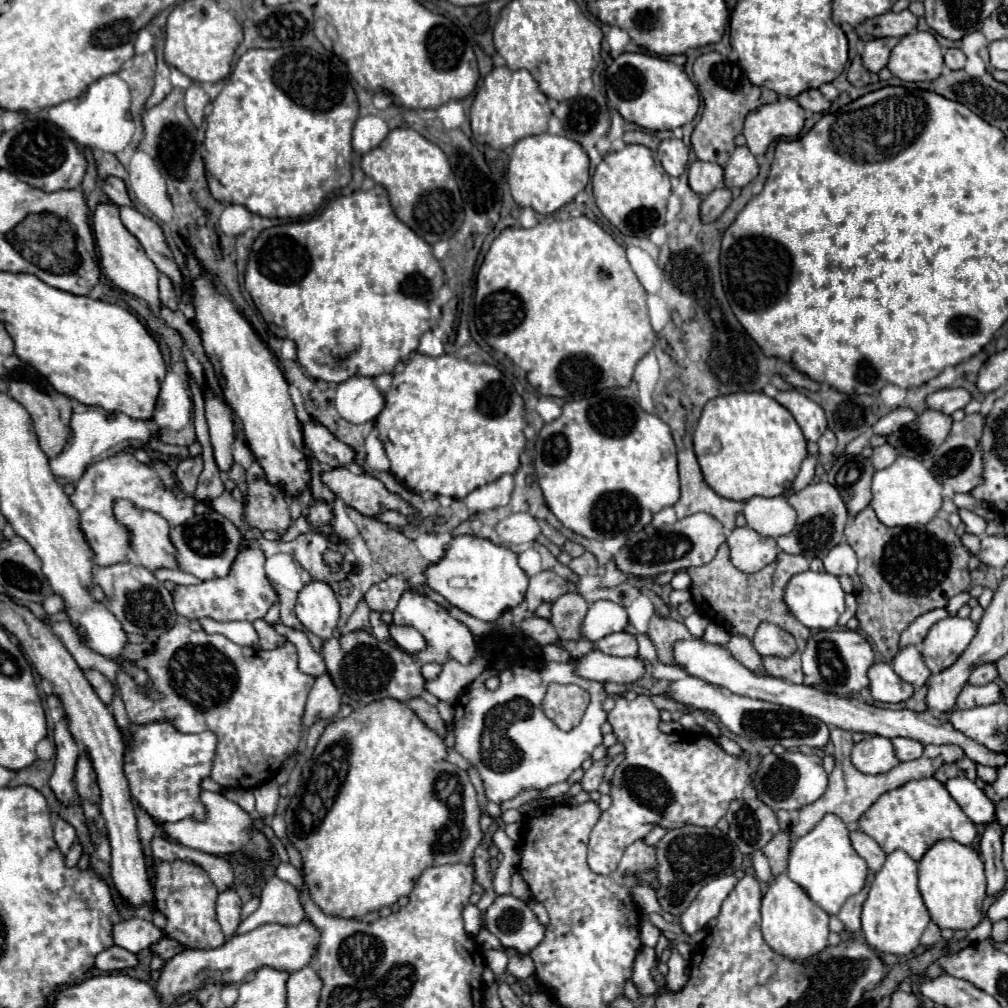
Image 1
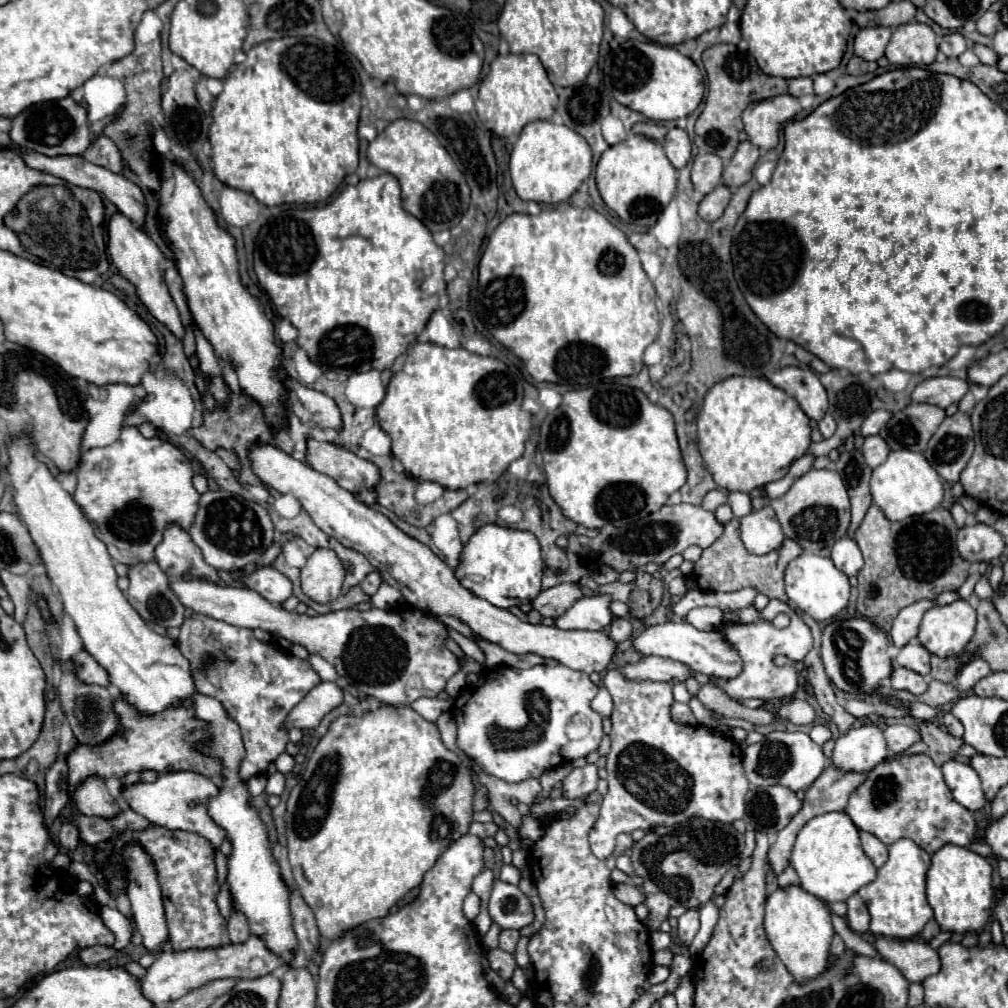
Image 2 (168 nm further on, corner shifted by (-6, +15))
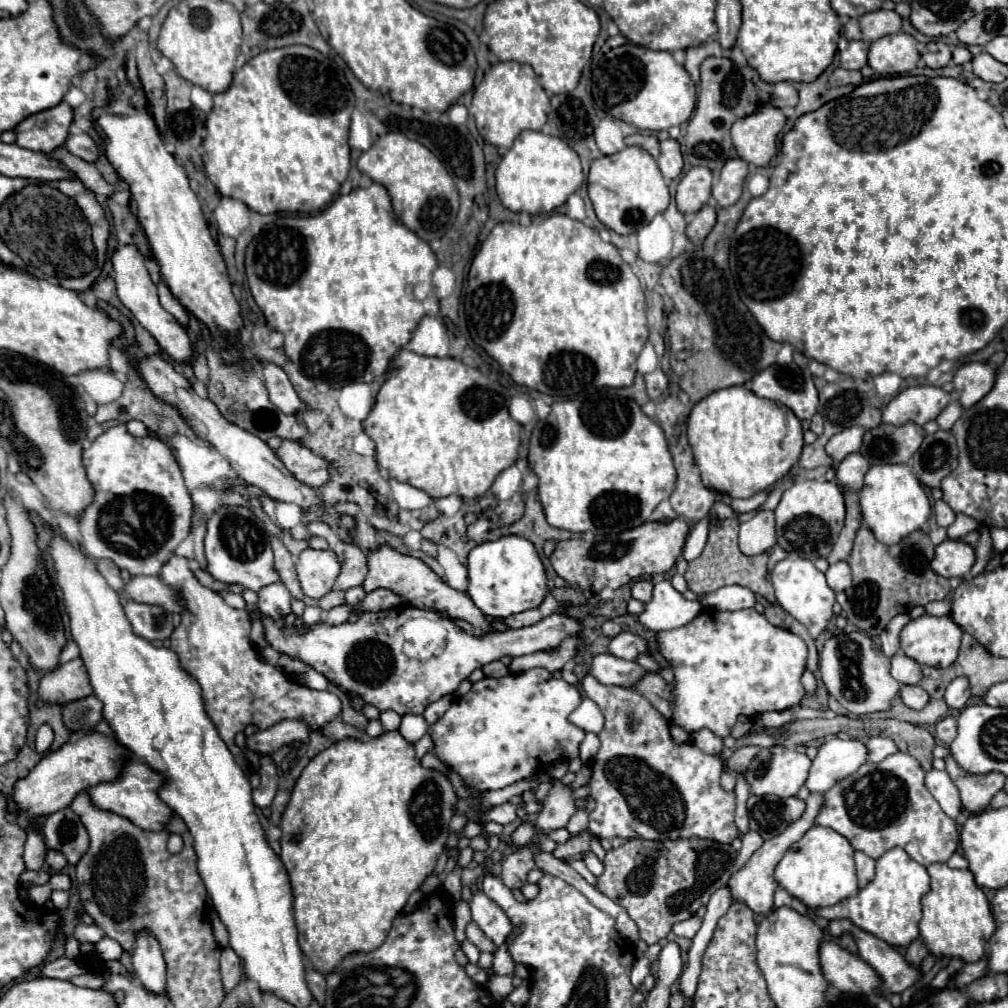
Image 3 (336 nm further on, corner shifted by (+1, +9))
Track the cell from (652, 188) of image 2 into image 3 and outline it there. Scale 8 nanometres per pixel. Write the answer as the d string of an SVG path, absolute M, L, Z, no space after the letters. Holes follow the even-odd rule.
M625 147L623 151L599 157L591 163L587 191L597 213L597 219L619 235L629 235L647 225L655 215L669 205L669 187L655 159L641 147Z

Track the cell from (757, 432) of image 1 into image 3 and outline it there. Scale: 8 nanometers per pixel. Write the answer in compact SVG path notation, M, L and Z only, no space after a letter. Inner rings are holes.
M743 385L719 389L701 399L689 415L687 437L693 449L695 463L701 471L703 485L717 493L727 493L733 499L751 497L759 491L769 489L775 481L779 481L791 471L791 467L799 461L803 449L803 429L795 413L771 399L759 399L753 391L745 389Z

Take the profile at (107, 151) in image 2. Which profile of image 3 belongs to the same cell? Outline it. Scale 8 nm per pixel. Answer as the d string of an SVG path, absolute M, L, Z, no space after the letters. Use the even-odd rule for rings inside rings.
M81 133L81 135L69 135L67 141L65 141L65 149L85 161L95 161L99 151L97 151L97 145L95 141L87 135L87 133Z

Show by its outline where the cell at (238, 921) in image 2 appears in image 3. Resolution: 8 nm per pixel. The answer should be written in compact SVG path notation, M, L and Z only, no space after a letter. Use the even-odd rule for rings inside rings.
M231 947L223 949L221 951L221 979L223 979L225 993L231 993L237 987L237 983L241 981L241 973L243 973L241 963L235 951Z

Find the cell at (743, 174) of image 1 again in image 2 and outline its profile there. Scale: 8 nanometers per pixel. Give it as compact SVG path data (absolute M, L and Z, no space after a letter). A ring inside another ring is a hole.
M742 141L730 159L730 163L724 167L724 183L728 187L740 187L752 177L752 169L758 161L758 147L754 147L750 141Z

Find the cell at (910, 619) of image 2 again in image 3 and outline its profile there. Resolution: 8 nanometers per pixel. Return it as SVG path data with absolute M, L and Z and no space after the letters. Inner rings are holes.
M901 613L901 615L895 615L889 625L885 627L883 635L879 637L881 639L881 651L887 655L887 657L893 657L899 649L901 649L901 643L899 643L899 633L901 629L909 623L909 615L907 613Z

